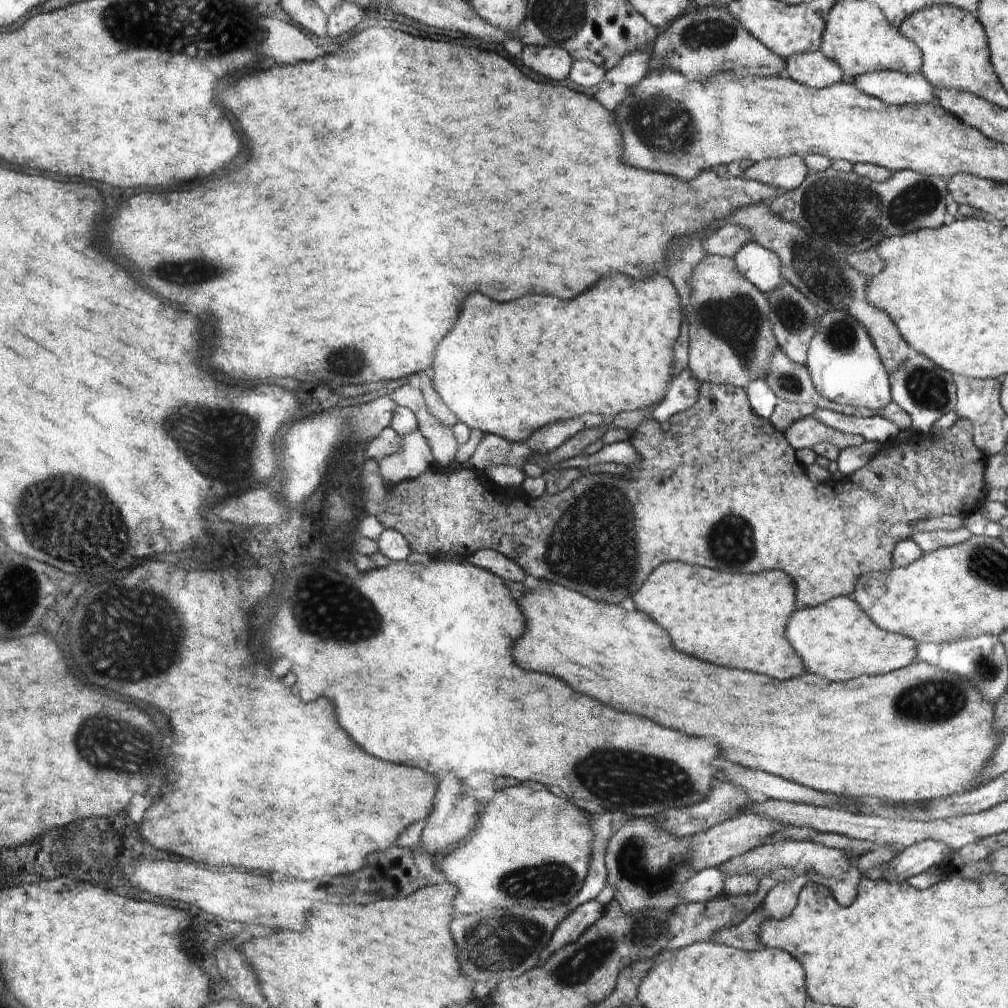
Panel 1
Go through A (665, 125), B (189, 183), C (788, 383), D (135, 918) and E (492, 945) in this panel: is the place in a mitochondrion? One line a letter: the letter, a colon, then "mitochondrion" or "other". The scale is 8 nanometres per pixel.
A: mitochondrion
B: other
C: mitochondrion
D: other
E: mitochondrion

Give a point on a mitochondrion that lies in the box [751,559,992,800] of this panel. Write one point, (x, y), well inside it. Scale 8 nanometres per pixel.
(947, 697)

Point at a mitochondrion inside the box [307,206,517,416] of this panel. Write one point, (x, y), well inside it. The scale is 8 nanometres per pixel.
(348, 358)

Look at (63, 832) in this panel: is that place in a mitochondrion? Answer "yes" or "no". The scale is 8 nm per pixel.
no

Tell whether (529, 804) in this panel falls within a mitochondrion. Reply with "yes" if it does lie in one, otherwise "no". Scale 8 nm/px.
no

